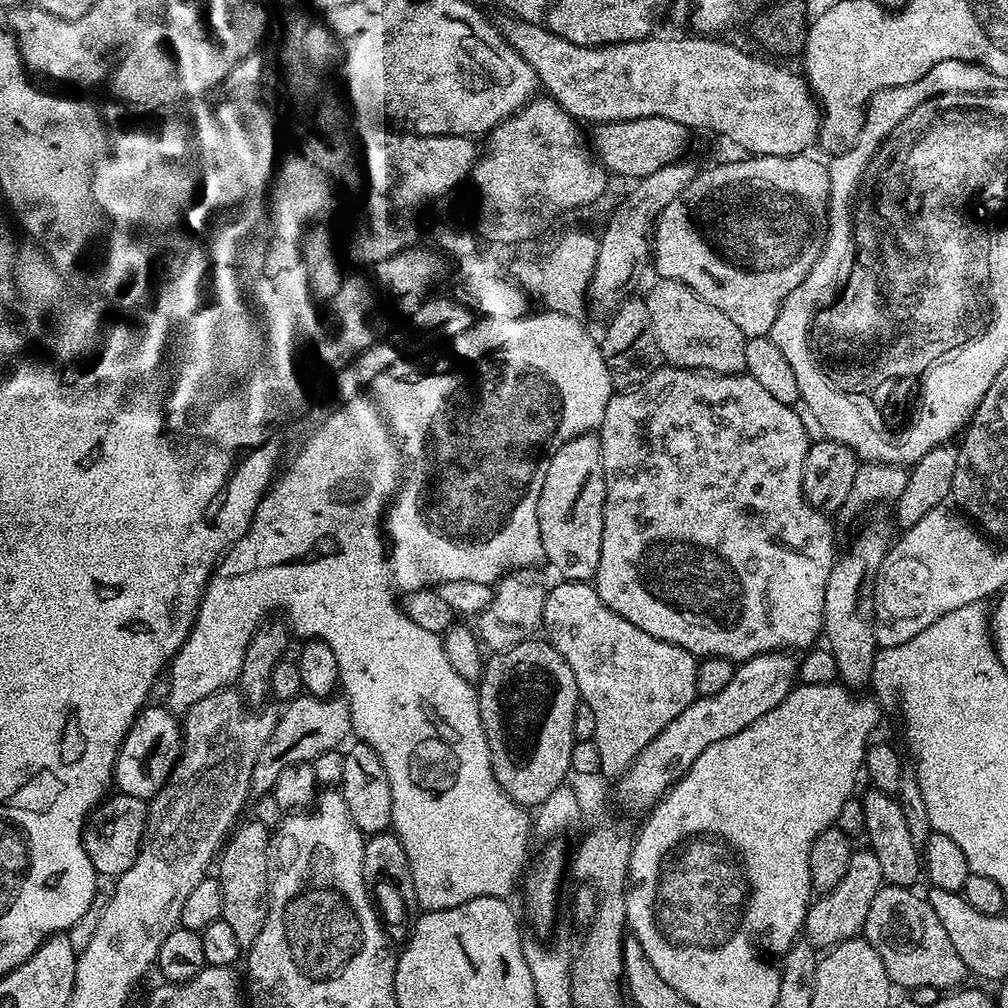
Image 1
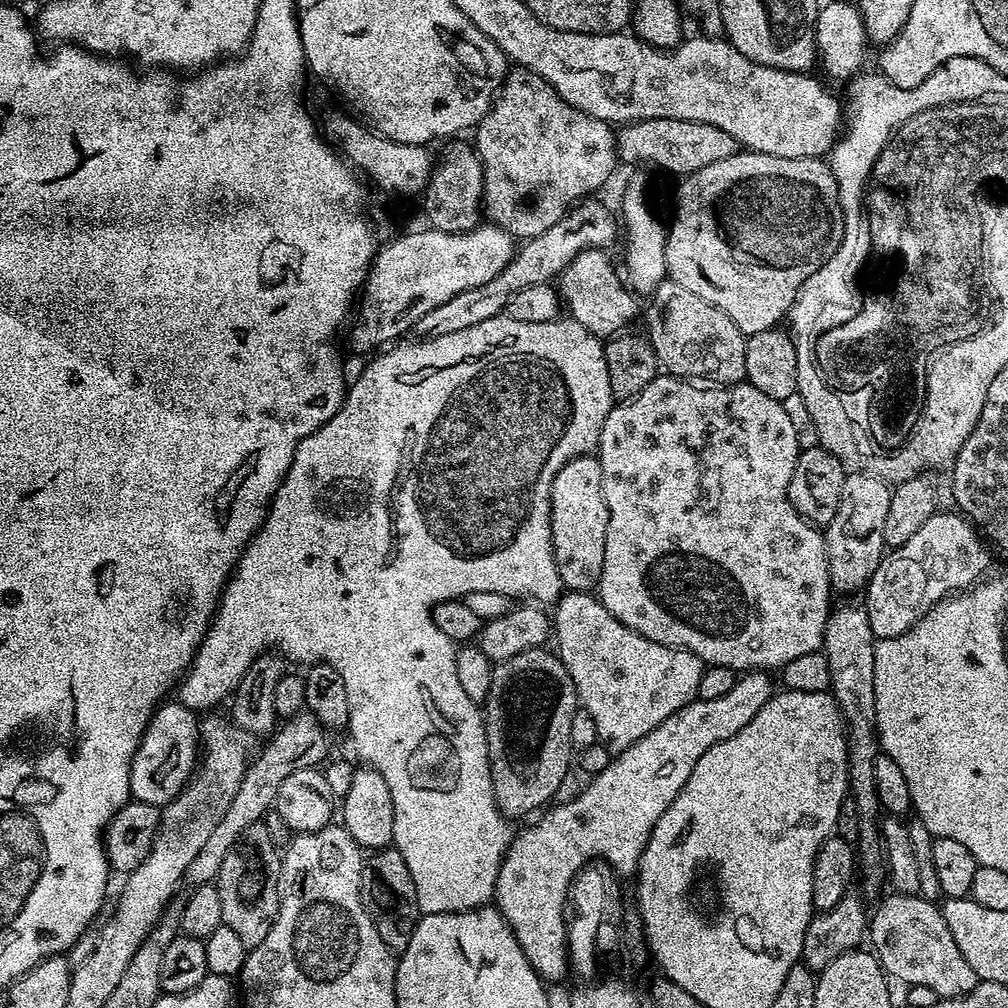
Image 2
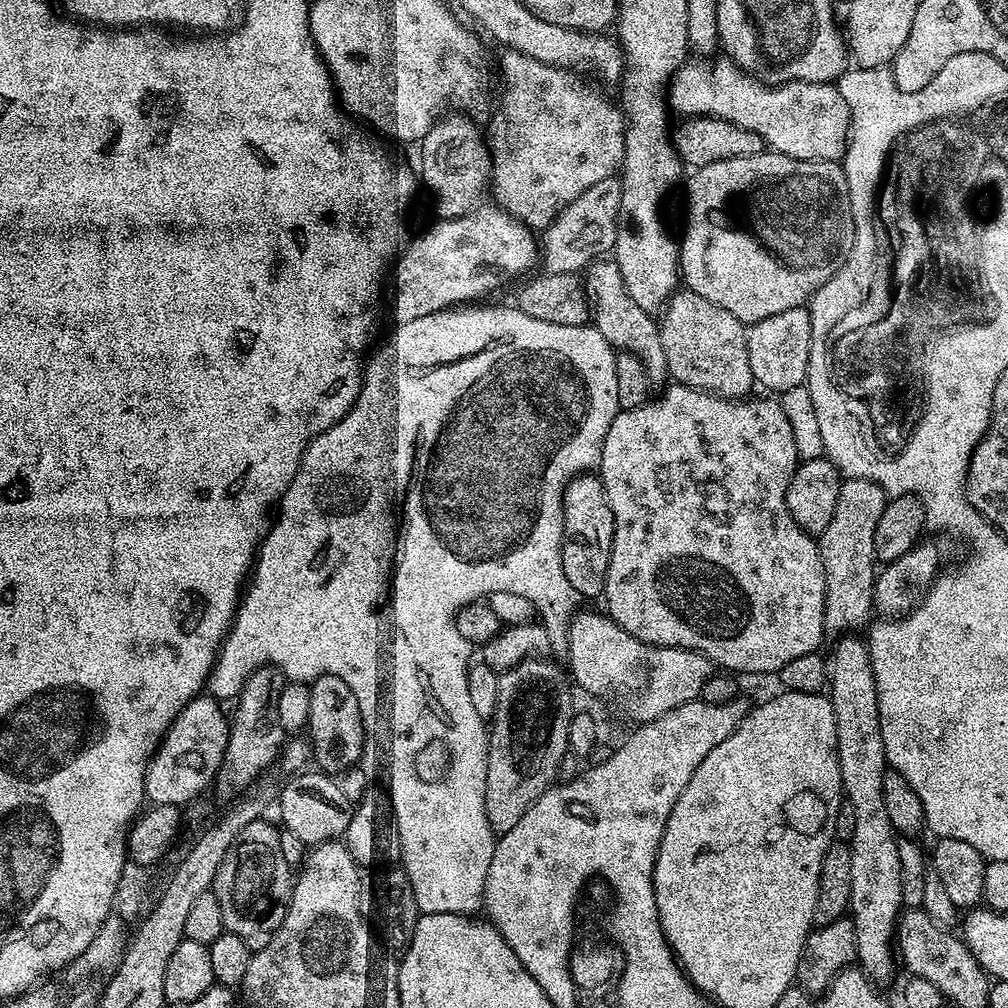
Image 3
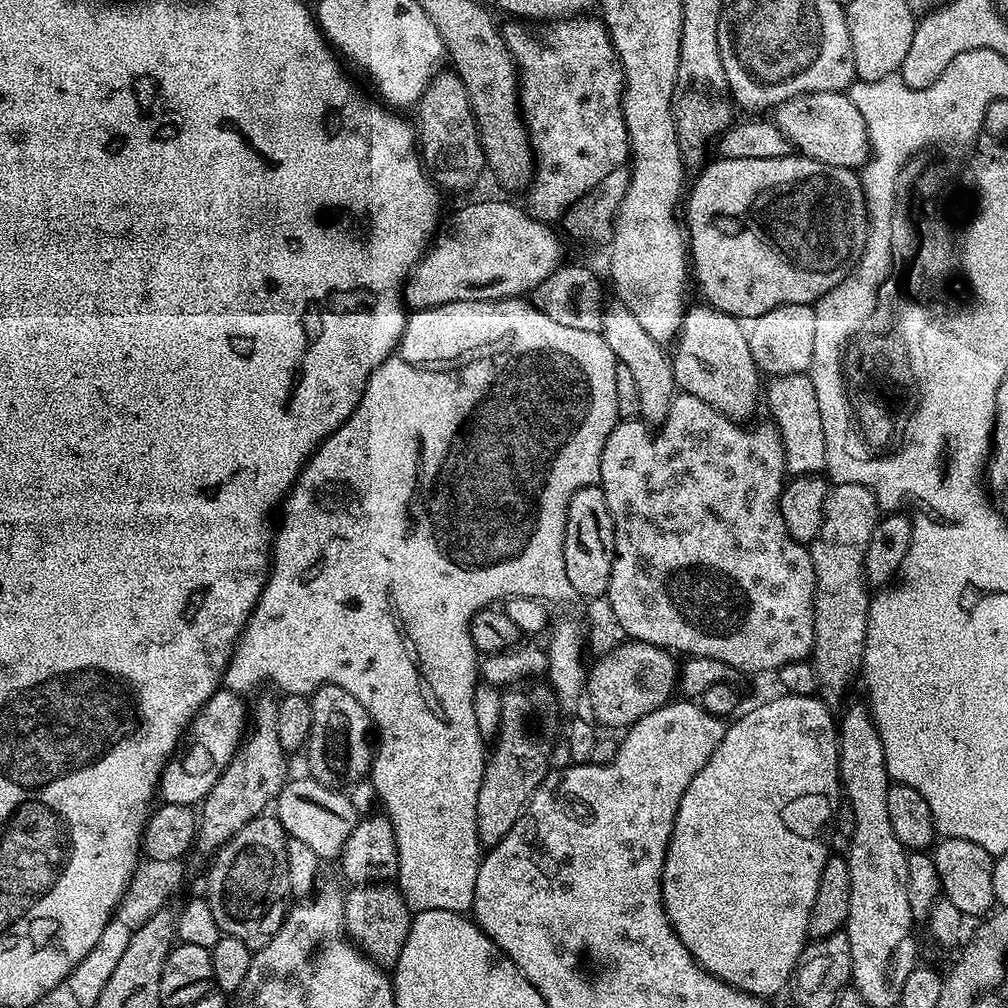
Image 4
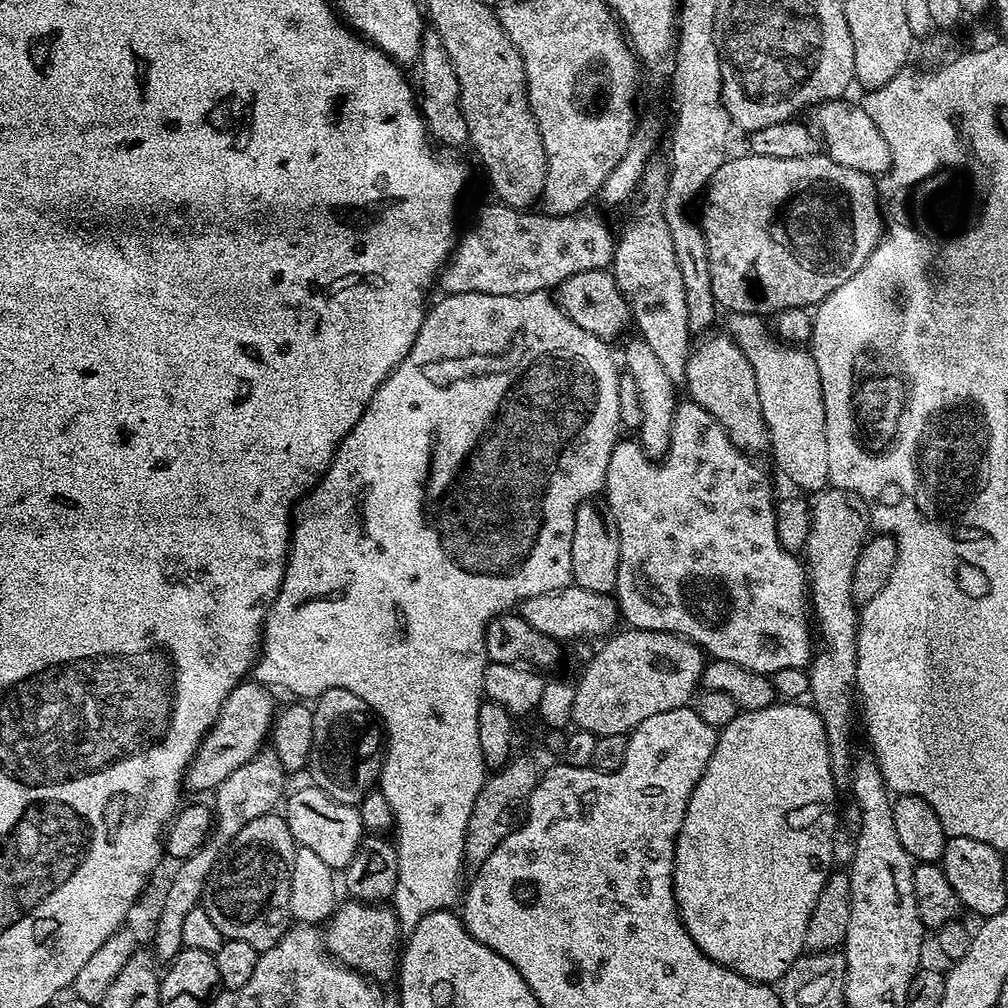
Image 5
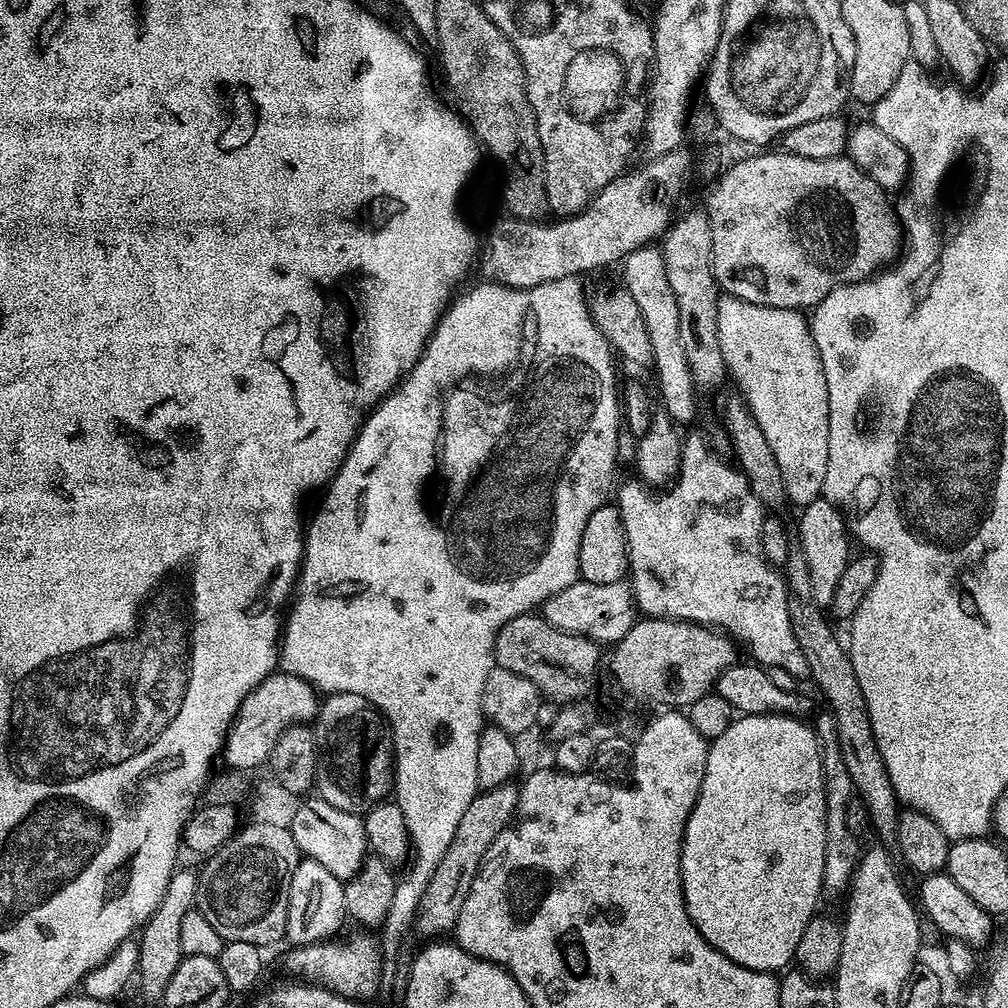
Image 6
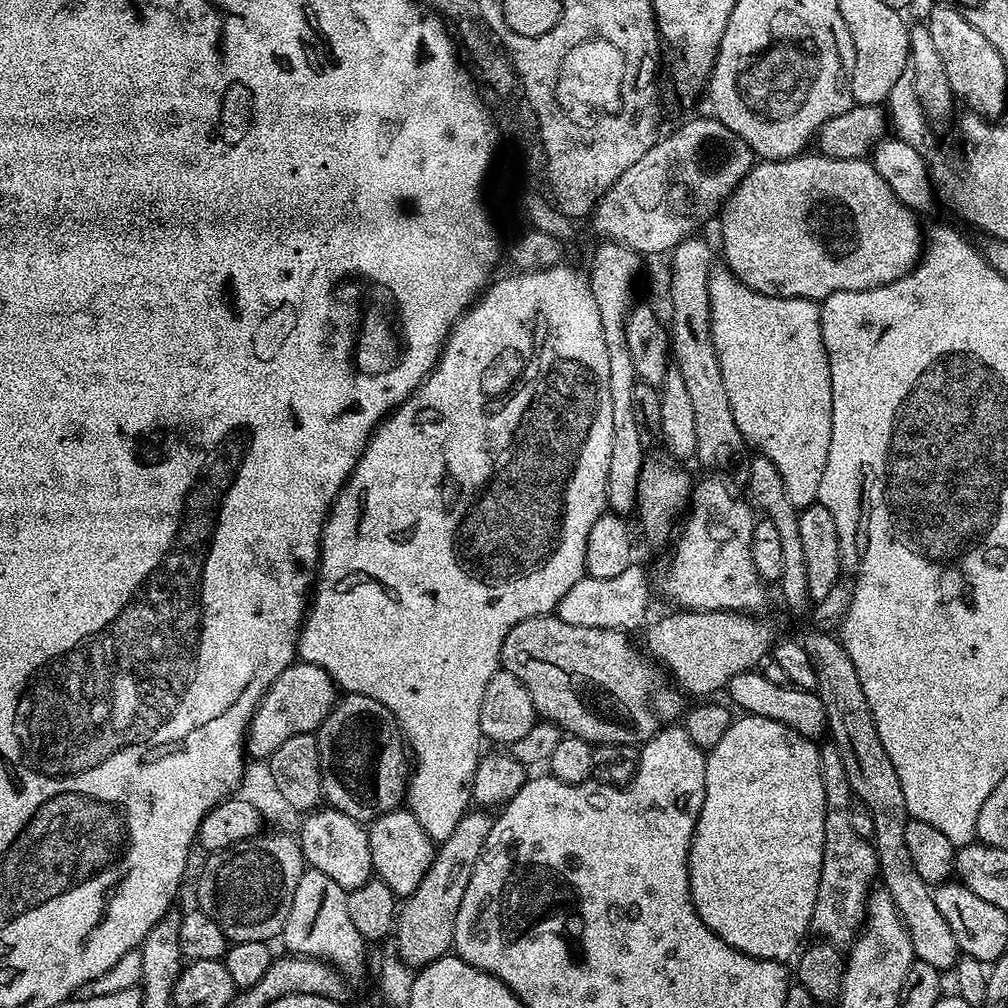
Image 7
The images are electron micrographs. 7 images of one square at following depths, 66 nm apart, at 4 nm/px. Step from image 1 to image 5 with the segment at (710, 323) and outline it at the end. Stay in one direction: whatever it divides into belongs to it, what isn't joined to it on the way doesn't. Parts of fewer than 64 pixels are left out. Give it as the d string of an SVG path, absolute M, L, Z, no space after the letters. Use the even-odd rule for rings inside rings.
M722 332L722 334L708 334L705 335L702 340L699 342L698 346L696 345L691 349L691 352L689 353L688 360L687 360L687 368L686 368L686 374L684 375L685 378L685 389L688 388L688 392L690 394L689 399L700 406L702 406L703 409L707 410L707 412L715 418L715 420L724 427L726 430L726 434L730 438L730 442L734 442L734 446L739 452L747 452L749 456L756 458L759 457L759 452L767 453L770 448L770 441L768 439L768 427L766 426L766 422L762 418L762 402L758 402L758 388L757 383L754 379L754 370L753 367L750 366L749 359L746 358L745 352L742 351L740 347L737 346L736 341L733 340L731 335L728 335L727 333Z

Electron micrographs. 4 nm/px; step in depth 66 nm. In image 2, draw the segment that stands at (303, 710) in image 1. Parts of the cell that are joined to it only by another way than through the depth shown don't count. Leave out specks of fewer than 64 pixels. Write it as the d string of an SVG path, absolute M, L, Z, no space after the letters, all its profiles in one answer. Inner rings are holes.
M305 710L299 716L289 716L277 727L276 731L267 739L264 749L251 757L248 769L244 772L242 786L238 786L238 794L222 814L222 822L214 826L202 850L198 852L198 858L190 862L190 866L184 875L189 885L210 884L220 872L222 862L226 862L226 854L240 841L241 834L250 826L261 823L268 811L274 808L278 798L278 790L282 790L282 782L294 774L294 770L303 768L315 768L323 765L329 759L328 736L323 724Z

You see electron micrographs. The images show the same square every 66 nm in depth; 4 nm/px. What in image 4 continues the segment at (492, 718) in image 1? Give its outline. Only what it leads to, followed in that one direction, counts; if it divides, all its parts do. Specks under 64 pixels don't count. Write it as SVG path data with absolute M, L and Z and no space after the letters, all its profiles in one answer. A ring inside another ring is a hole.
M524 682L509 687L501 695L500 702L500 730L494 737L496 745L493 748L491 745L482 774L482 786L478 790L476 833L485 849L495 848L498 842L502 842L524 815L532 795L539 790L550 771L548 759L558 737L556 695L547 683Z

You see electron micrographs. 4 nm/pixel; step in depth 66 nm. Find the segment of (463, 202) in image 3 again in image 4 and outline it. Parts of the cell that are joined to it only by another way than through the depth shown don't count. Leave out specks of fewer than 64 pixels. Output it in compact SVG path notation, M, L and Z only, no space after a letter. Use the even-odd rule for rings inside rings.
M452 70L438 72L428 84L416 111L418 151L428 174L441 189L464 190L470 187L482 172L485 173L487 163L467 90L459 75Z

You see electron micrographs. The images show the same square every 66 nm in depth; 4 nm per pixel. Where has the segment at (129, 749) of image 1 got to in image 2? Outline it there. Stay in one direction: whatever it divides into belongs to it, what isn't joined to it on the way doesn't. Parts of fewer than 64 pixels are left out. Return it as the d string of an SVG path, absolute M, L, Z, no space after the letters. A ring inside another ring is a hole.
M179 702L168 703L152 713L130 766L131 799L157 806L169 804L185 788L202 752L197 713Z

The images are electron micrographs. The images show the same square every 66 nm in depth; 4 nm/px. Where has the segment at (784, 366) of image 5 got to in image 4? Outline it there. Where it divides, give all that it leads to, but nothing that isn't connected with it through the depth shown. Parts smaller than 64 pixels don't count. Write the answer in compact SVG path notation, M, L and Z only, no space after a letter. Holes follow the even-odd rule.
M795 372L789 376L774 376L767 381L768 412L771 423L780 431L784 447L784 467L792 476L815 476L825 471L826 438L822 434L822 416L814 398L811 375Z

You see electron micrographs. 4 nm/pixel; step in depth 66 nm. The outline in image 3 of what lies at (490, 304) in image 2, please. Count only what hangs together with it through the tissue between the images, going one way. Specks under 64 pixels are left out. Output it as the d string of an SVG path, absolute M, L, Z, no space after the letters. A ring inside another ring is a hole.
M616 178L597 182L590 186L590 190L578 194L570 206L556 215L551 226L543 229L542 243L538 248L542 260L544 256L543 271L547 274L580 274L589 264L607 257L616 246L621 198L622 190Z

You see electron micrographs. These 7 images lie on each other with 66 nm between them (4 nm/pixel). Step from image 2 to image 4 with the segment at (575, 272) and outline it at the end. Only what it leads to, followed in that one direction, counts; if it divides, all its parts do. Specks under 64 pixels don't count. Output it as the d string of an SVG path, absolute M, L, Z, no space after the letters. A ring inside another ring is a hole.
M619 302L610 304L603 309L600 332L606 346L610 346L617 361L624 364L626 370L630 370L634 383L638 385L639 419L649 426L659 426L664 423L666 414L670 412L670 402L678 392L669 353L663 345L654 342L654 338L650 338L646 330L642 330L638 318L634 318L634 314L630 314L630 310L626 310L624 304Z

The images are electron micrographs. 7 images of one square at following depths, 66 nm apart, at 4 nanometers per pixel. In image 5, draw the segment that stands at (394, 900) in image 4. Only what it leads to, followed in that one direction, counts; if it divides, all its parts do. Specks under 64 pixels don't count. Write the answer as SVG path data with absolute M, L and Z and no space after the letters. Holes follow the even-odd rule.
M351 898L333 911L326 928L326 948L341 964L354 968L373 982L397 975L402 955L402 933L396 912L384 902L365 902Z

